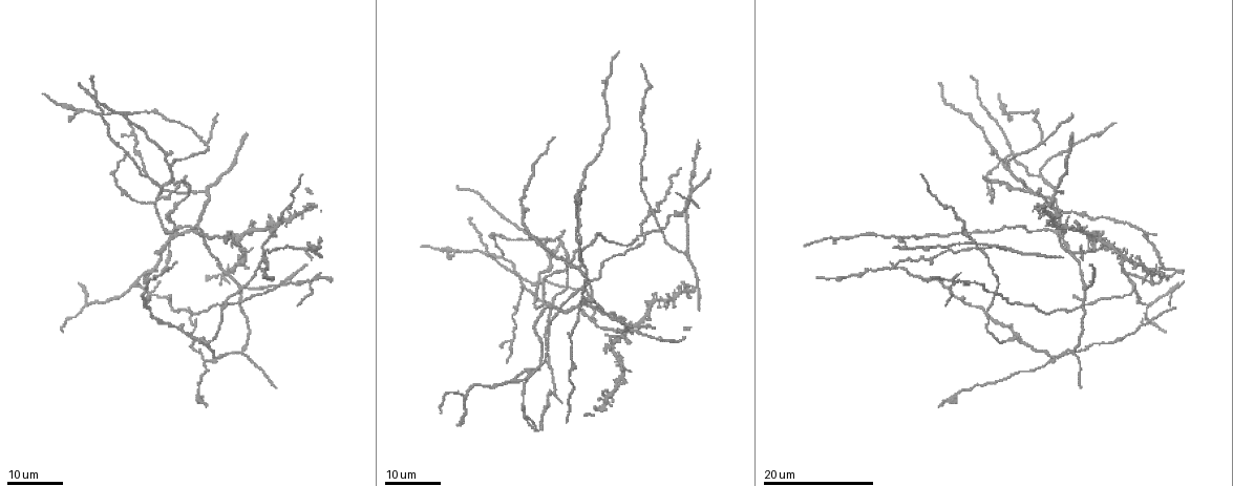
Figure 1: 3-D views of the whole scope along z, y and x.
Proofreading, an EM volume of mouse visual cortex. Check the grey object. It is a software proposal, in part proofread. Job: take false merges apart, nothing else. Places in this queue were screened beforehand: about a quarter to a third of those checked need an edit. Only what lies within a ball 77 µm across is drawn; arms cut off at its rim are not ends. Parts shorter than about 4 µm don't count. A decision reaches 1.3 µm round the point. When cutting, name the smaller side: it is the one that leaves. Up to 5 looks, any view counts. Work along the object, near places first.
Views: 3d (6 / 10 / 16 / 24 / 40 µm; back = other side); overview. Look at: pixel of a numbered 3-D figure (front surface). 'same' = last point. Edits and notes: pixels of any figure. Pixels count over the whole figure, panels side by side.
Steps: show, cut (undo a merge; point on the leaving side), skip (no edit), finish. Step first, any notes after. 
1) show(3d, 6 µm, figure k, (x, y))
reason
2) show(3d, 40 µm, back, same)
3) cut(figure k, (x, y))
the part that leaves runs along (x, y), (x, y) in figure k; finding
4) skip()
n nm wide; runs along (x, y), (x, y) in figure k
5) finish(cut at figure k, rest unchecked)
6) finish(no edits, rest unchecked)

show(3d, 16 µm, figure 1, (313, 282))
thin arm on a thick one

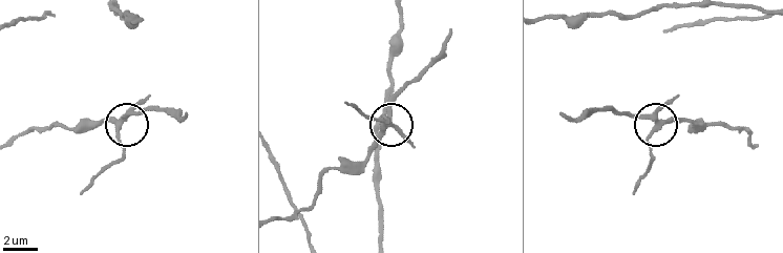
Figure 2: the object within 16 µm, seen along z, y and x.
show(3d, 6 µm, figure 2, (654, 124))

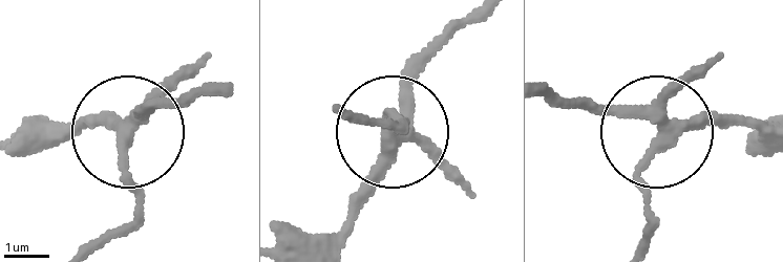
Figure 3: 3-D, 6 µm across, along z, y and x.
skip()
runs along (319, 243), (356, 198), (390, 118) in figure 3; continuous, no second neuron

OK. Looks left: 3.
show(3d, 24 µm, figure 1, (205, 142))
branch point

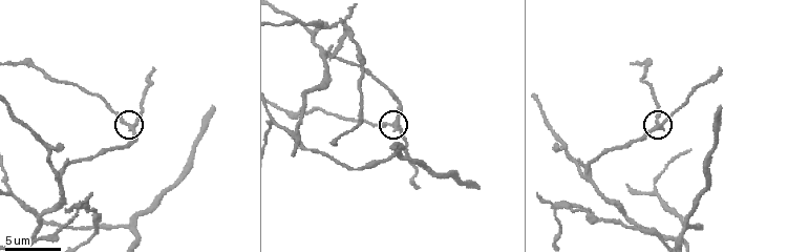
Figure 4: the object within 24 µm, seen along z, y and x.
show(3d, 6 µm, figure 4, (128, 123))
zoom in

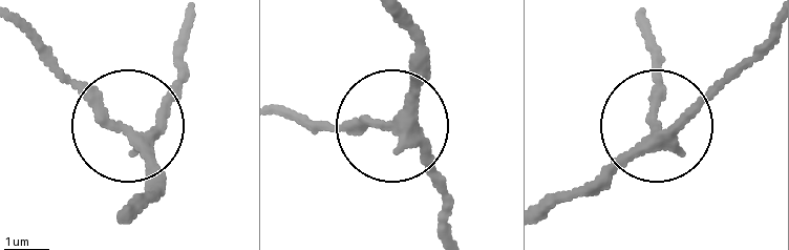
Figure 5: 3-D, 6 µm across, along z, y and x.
skip()
side arm 9 µm; runs along (120, 214), (149, 188), (134, 131), (165, 101), (184, 48) in figure 5; one neuron here

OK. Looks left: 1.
show(3d, 10 µm, figure 4, (655, 193))
branch point

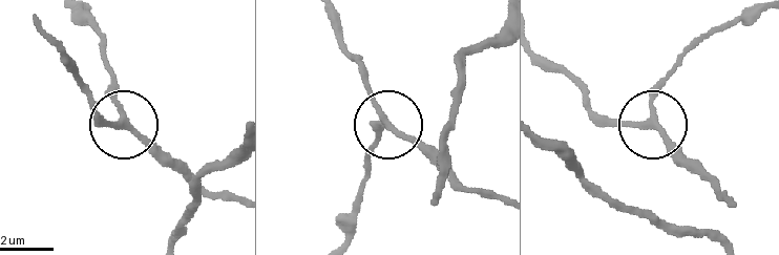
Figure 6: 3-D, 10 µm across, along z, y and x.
skip()
210 nm wide; runs along (238, 196), (205, 187), (130, 130), (103, 51) in figure 6; one neuron here

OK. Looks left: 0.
finish(no edits, rest unchecked)

